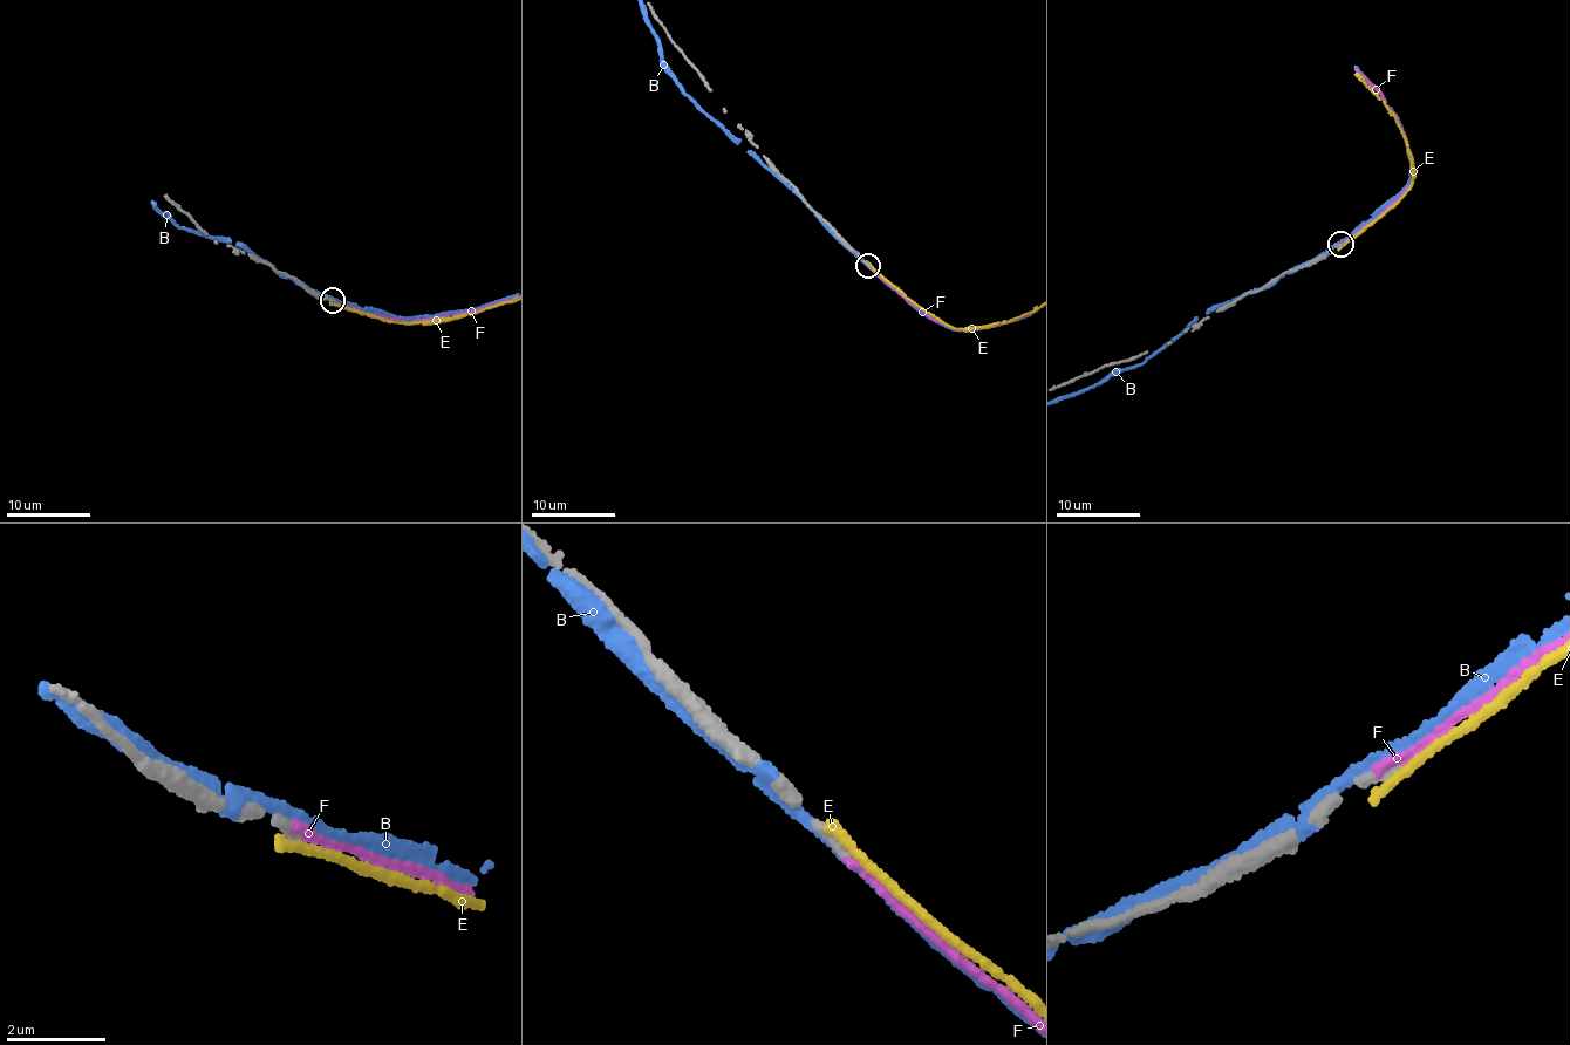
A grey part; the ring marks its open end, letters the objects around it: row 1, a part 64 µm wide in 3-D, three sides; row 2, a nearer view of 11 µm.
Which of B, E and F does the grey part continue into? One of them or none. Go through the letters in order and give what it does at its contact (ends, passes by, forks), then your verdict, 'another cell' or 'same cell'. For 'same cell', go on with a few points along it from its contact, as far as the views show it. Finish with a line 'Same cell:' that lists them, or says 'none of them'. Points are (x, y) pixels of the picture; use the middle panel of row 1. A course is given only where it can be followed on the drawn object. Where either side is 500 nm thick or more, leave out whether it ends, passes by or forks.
B: it passes by | another cell
E: it ends | another cell
F: it ends | same cell
Same cell: F

